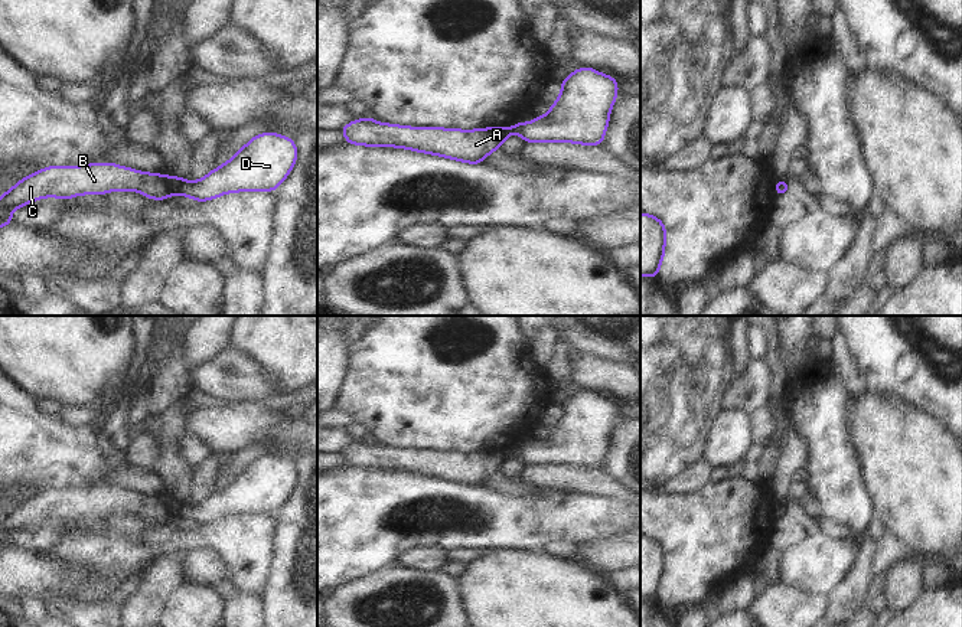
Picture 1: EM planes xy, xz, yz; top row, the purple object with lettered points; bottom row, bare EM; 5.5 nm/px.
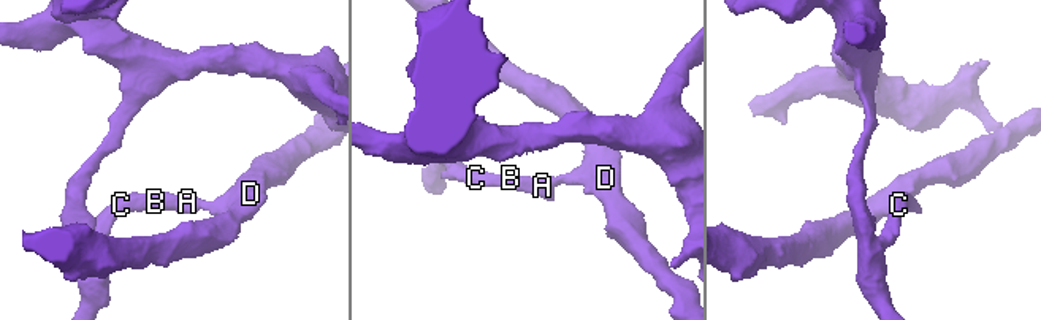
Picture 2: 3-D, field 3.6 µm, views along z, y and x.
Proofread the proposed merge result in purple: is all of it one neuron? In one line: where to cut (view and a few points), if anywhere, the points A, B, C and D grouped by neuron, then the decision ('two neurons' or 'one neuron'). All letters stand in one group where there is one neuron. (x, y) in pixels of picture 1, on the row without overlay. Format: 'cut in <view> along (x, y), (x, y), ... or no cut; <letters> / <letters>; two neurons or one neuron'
cut in xy along (183, 502), (176, 515); A B C / D; two neurons

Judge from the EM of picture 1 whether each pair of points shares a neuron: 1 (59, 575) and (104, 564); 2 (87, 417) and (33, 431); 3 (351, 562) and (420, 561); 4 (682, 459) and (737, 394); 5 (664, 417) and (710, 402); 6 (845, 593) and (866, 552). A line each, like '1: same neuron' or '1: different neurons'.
1: different neurons
2: different neurons
3: different neurons
4: different neurons
5: same neuron
6: same neuron

